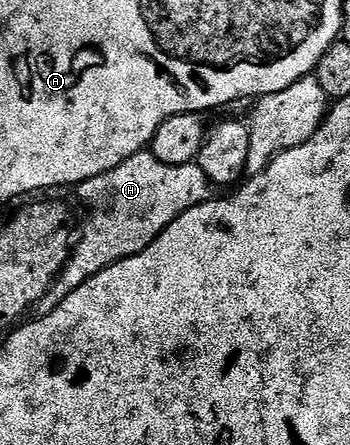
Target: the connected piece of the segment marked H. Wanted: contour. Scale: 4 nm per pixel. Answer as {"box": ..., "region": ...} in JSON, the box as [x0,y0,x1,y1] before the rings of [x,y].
{"box":[36,150,211,314],"region":[[[149,150],[135,153],[131,158],[127,158],[127,162],[119,162],[119,166],[115,166],[115,170],[107,170],[107,174],[87,178],[82,184],[76,185],[75,192],[83,203],[98,204],[101,208],[95,209],[90,214],[85,229],[79,232],[79,239],[72,245],[69,263],[49,287],[46,296],[37,303],[36,311],[44,314],[55,310],[63,302],[63,298],[67,298],[67,294],[79,290],[83,282],[95,278],[95,274],[107,270],[107,266],[147,250],[147,246],[151,246],[151,242],[155,242],[155,238],[159,238],[159,234],[163,234],[163,230],[167,230],[167,226],[171,226],[171,222],[175,222],[179,214],[210,199],[211,192],[209,191],[211,191],[211,185],[207,174],[203,174],[198,164],[194,162],[183,166],[167,166],[167,162],[159,162],[159,158],[155,158]]]}

